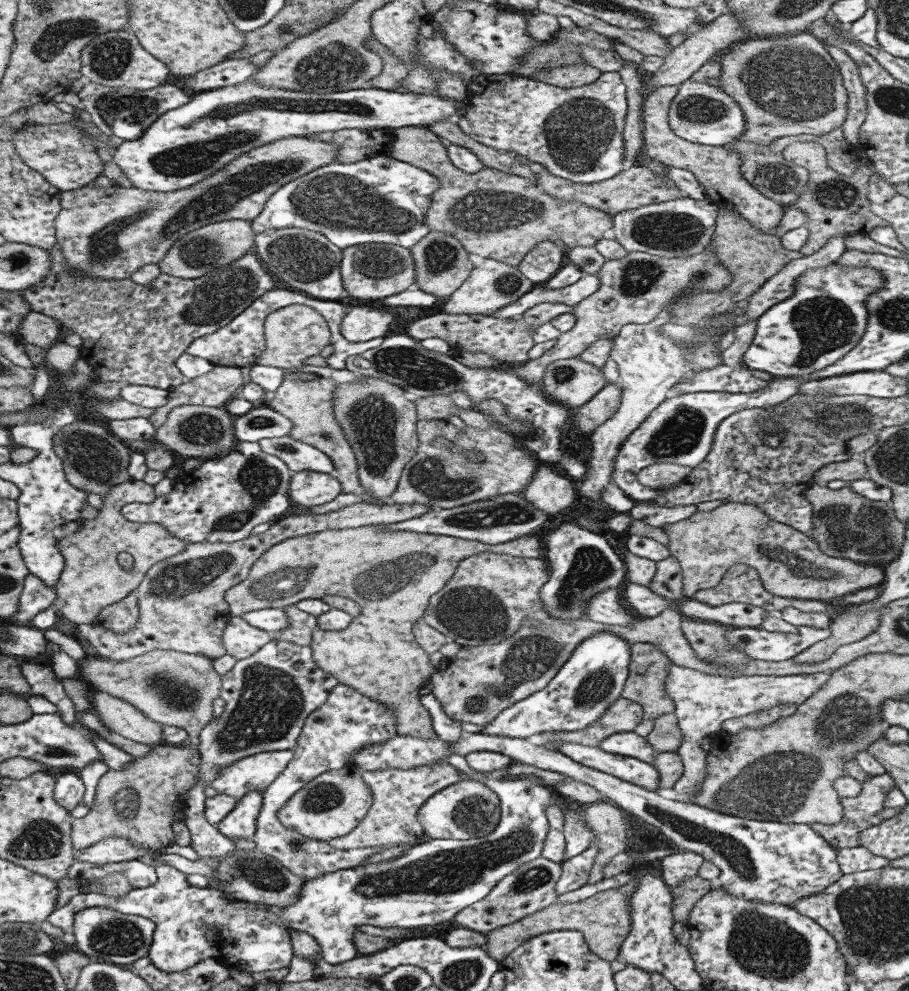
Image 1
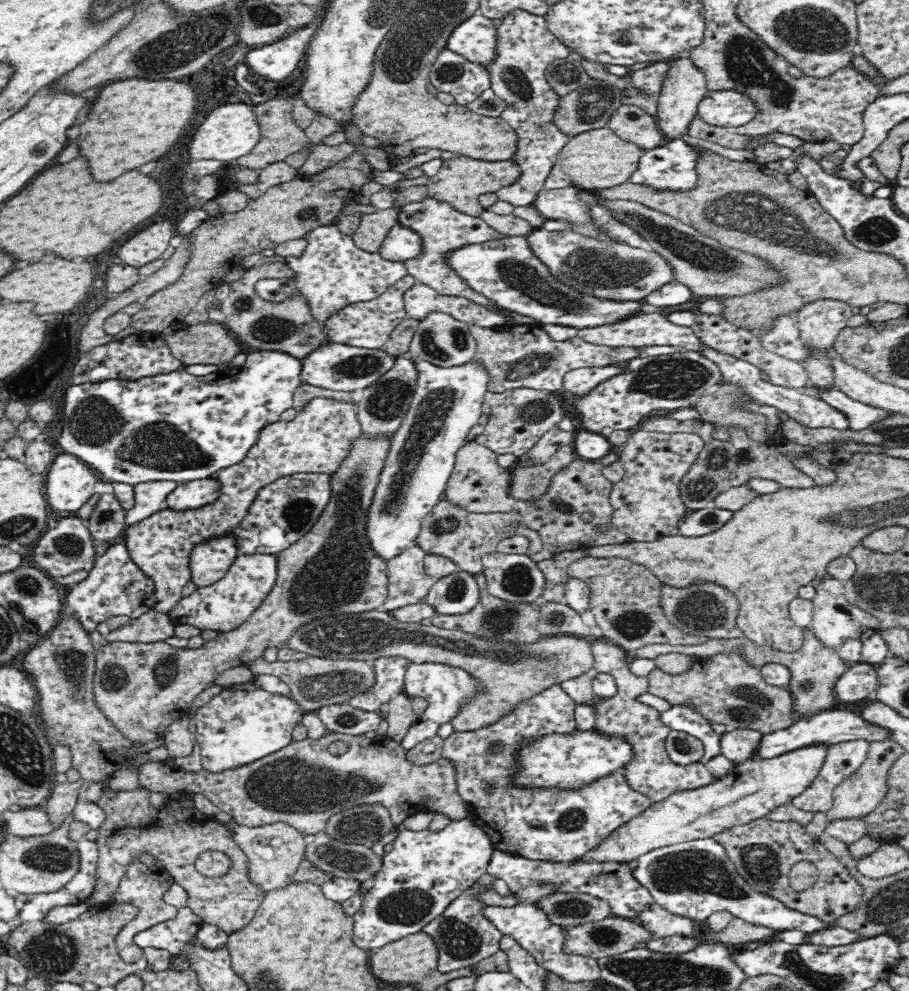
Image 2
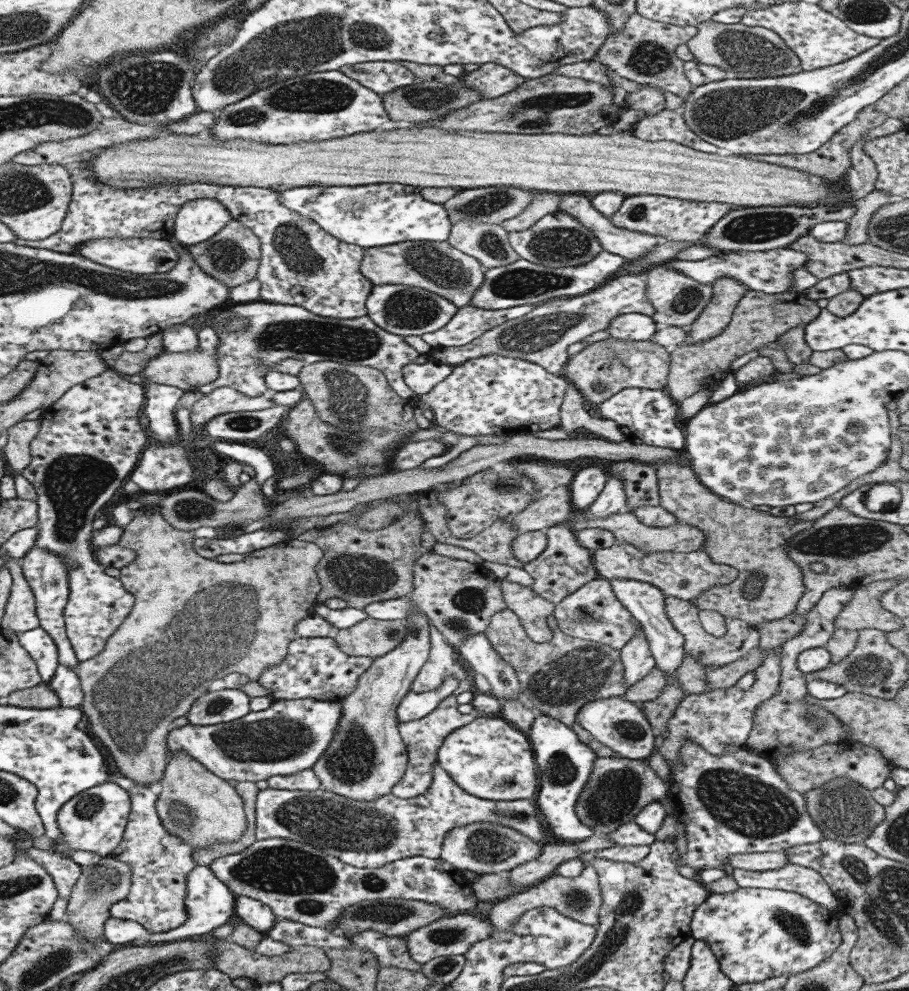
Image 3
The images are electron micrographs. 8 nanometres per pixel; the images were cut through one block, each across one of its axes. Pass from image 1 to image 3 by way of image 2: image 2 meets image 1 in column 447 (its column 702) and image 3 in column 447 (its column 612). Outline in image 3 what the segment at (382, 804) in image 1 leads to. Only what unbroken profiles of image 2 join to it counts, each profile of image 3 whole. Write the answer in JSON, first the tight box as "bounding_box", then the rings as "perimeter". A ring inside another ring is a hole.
{"bounding_box":[392,626,475,799],"perimeter":[[[431,626],[430,640],[431,647],[429,650],[428,660],[422,665],[418,671],[416,678],[414,678],[410,688],[417,693],[434,691],[442,686],[442,683],[449,677],[453,676],[457,680],[457,686],[451,695],[443,698],[438,706],[424,718],[418,720],[411,720],[399,724],[399,733],[407,748],[408,764],[400,779],[392,789],[392,794],[399,799],[411,799],[415,796],[424,794],[430,788],[433,781],[433,766],[437,762],[437,752],[444,742],[444,739],[457,728],[472,722],[475,717],[470,714],[462,714],[458,712],[458,702],[456,696],[462,692],[474,690],[473,681],[466,674],[464,668],[458,663],[455,654],[456,648],[446,642],[442,633],[435,627]]]}

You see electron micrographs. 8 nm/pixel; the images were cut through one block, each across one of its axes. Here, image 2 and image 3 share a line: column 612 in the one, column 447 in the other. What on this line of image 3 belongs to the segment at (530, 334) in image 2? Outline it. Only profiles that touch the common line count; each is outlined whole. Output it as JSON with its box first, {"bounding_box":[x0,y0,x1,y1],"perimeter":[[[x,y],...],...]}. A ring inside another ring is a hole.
{"bounding_box":[426,274,654,377],"perimeter":[[[632,274],[620,275],[583,295],[554,299],[535,305],[528,314],[491,328],[465,346],[432,348],[432,351],[426,354],[427,360],[428,363],[453,367],[482,356],[502,355],[534,362],[542,366],[546,372],[562,377],[566,362],[569,360],[567,350],[570,345],[585,340],[595,332],[606,330],[610,321],[617,316],[630,313],[646,316],[654,314],[654,307],[648,302],[645,290],[644,277]]]}

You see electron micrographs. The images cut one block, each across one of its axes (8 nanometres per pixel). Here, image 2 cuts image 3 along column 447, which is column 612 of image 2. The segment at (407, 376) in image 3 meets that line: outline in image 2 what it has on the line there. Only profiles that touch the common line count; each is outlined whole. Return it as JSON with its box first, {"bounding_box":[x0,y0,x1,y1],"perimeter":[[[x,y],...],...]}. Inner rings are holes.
{"bounding_box":[562,363,627,397],"perimeter":[[[626,363],[602,368],[578,368],[565,375],[562,391],[572,392],[578,397],[588,396],[596,386],[614,376],[622,375],[627,370]]]}

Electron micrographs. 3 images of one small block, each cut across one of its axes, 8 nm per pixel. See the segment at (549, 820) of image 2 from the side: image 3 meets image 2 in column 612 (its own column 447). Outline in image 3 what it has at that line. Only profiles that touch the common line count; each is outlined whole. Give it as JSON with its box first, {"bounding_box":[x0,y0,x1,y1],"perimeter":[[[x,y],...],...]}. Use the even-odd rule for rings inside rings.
{"bounding_box":[255,762,550,868],"perimeter":[[[438,762],[433,766],[433,781],[430,788],[424,794],[411,799],[399,799],[390,793],[366,802],[352,800],[328,790],[324,791],[322,788],[306,792],[305,790],[276,790],[268,787],[258,791],[255,810],[256,841],[280,838],[310,844],[356,868],[378,868],[412,856],[438,859],[446,834],[454,828],[462,828],[474,822],[490,822],[496,826],[514,828],[541,847],[550,845],[546,840],[546,834],[549,833],[548,826],[537,810],[534,799],[495,801],[478,798],[460,788]]]}

